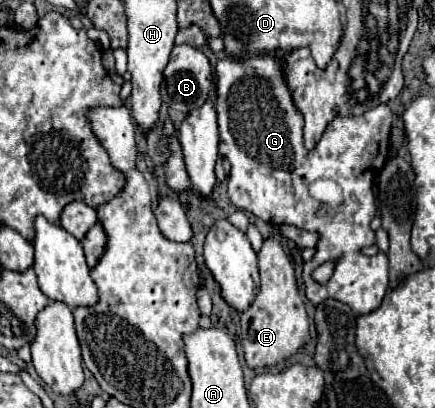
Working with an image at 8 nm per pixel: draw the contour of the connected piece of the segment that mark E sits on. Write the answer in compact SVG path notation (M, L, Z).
M264 238L264 244L258 252L260 268L260 292L256 300L242 312L242 346L244 358L250 368L264 368L286 360L296 350L300 350L310 338L308 332L308 314L304 300L300 296L296 274L290 256L284 252L282 244L276 238Z

